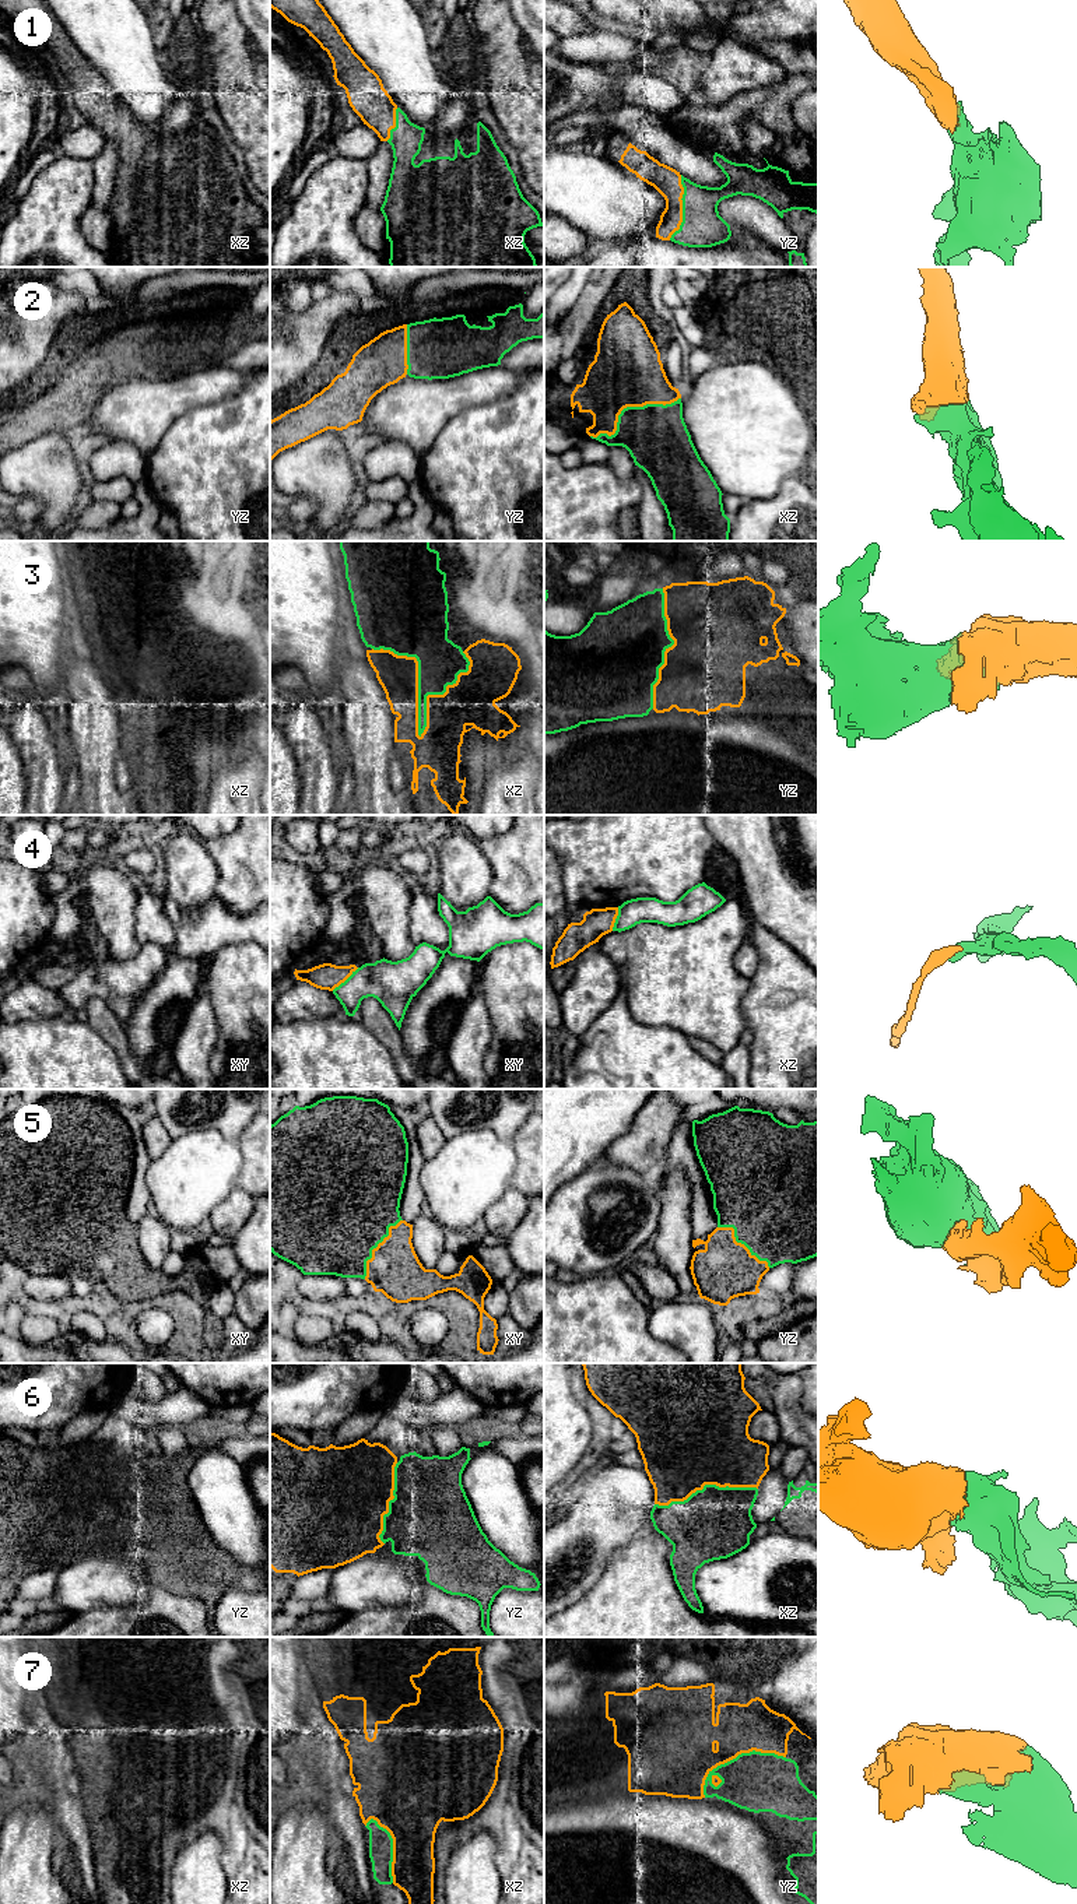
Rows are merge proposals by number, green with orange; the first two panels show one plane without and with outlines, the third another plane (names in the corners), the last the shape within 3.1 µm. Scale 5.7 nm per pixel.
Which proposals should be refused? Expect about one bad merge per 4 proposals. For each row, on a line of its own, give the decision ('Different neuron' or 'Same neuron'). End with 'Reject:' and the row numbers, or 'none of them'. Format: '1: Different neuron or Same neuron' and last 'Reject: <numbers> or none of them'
1: Same neuron
2: Same neuron
3: Same neuron
4: Different neuron
5: Same neuron
6: Same neuron
7: Same neuron
Reject: 4

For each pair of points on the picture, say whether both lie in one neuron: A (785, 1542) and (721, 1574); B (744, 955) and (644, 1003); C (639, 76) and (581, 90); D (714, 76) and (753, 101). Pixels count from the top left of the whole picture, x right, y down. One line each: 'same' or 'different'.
A: same
B: different
C: same
D: different

